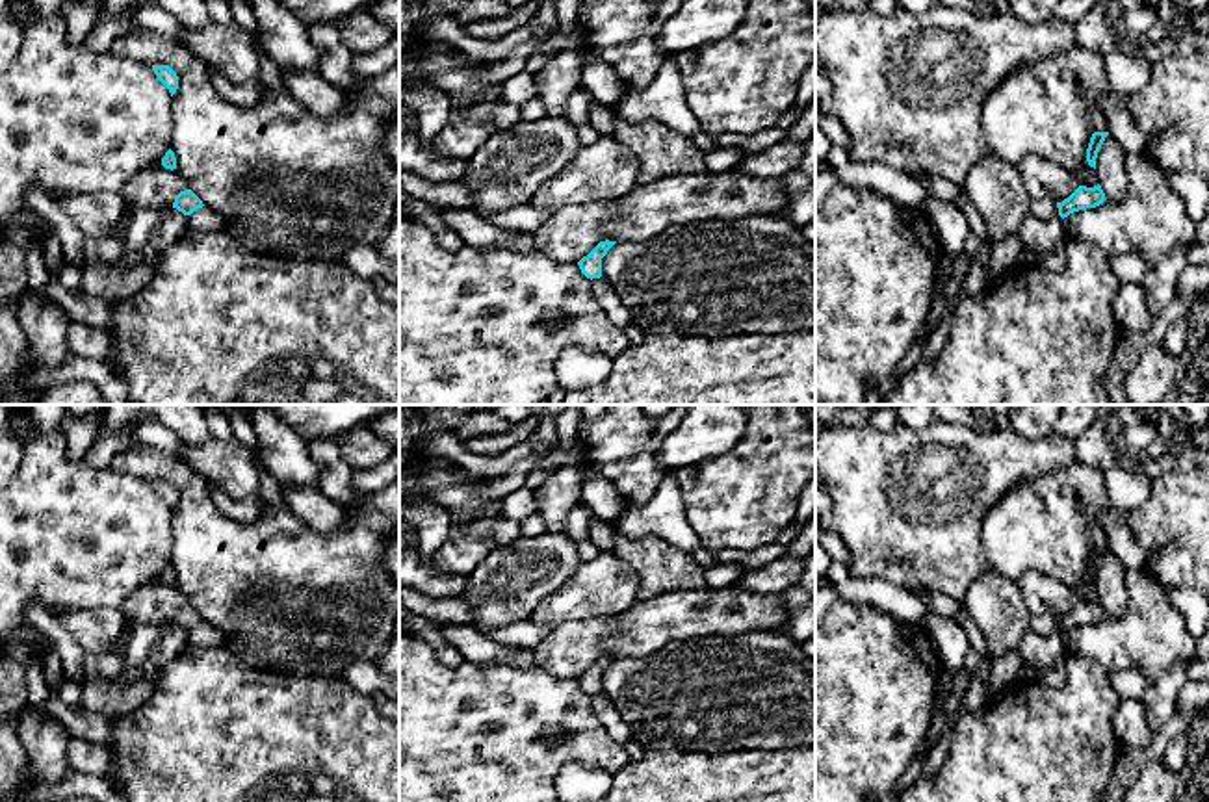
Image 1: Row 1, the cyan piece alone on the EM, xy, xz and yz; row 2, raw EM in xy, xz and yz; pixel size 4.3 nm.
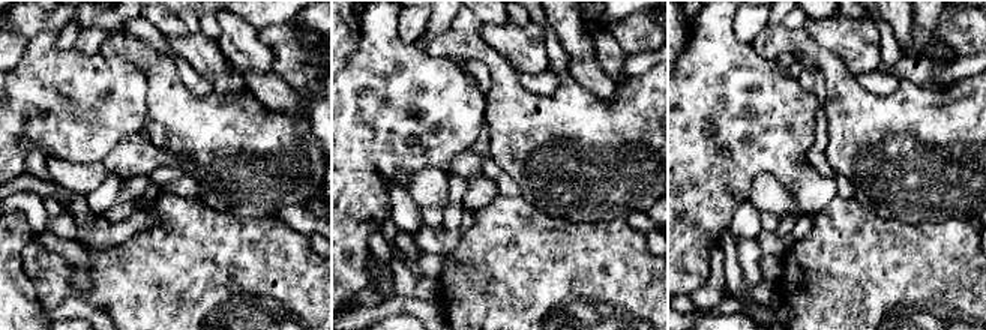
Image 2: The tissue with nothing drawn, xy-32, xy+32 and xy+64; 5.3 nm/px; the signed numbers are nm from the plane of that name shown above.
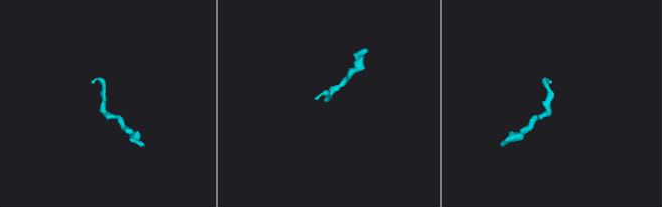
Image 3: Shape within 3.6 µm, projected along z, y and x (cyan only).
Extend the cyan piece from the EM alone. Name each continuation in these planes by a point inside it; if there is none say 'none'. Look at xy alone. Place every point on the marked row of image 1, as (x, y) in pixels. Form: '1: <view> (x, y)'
1: xy (203, 219)

